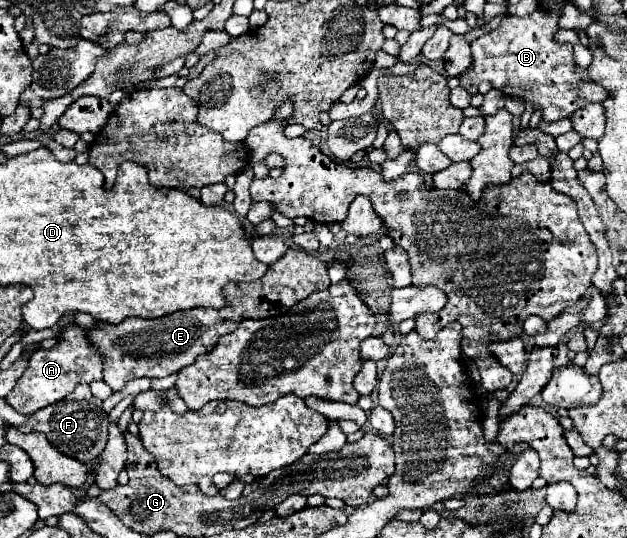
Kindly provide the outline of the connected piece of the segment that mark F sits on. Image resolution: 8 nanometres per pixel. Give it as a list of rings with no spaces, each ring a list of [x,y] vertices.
[[[78,385],[68,397],[62,401],[48,405],[32,415],[24,417],[24,423],[18,425],[20,433],[30,433],[30,431],[42,431],[46,439],[56,447],[60,453],[68,457],[76,457],[82,463],[90,463],[94,457],[98,457],[106,445],[106,435],[108,435],[108,415],[102,409],[102,401],[96,399],[90,393],[88,385]]]

